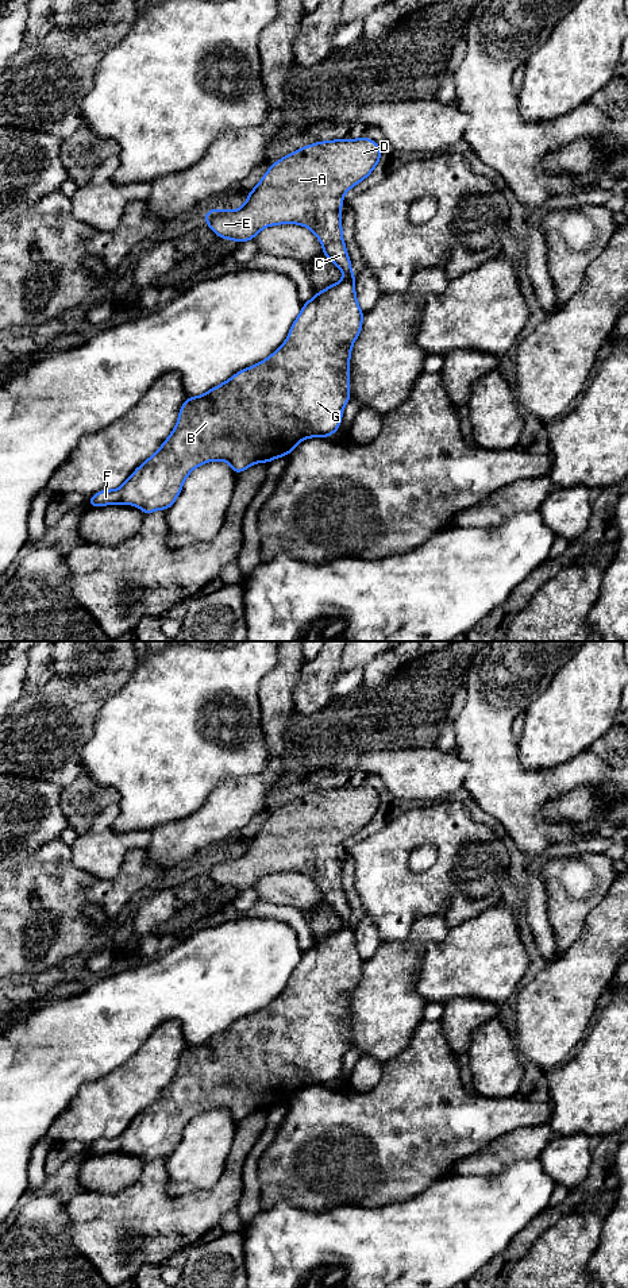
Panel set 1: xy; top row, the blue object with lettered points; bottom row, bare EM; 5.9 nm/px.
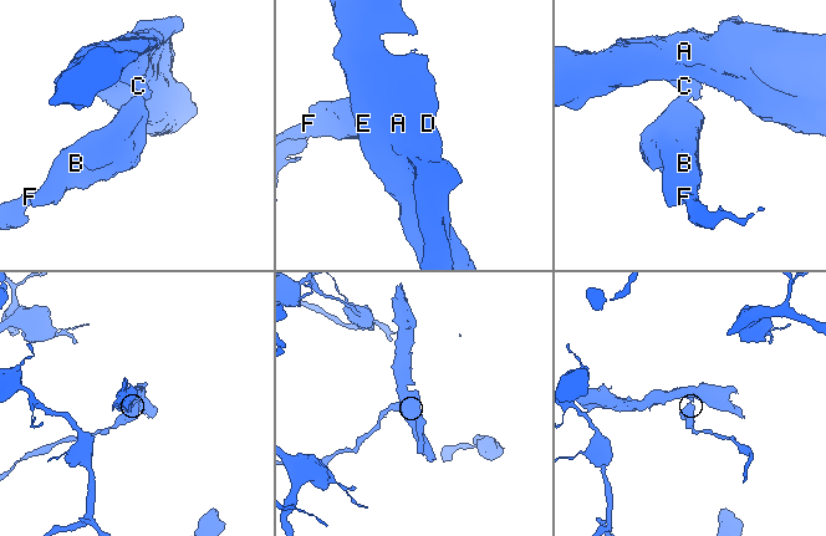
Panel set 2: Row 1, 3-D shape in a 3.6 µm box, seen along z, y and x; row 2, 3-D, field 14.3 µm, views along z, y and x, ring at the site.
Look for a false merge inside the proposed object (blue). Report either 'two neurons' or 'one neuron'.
two neurons

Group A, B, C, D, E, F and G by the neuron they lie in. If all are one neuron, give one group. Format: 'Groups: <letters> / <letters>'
Groups: A C D E / B F G

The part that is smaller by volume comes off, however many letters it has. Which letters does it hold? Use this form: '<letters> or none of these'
A, C, D, E

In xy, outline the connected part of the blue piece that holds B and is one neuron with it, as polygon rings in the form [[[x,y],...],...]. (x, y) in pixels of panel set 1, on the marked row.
[[[348,278],[334,284],[303,304],[285,343],[267,359],[238,371],[232,378],[199,397],[188,397],[177,425],[161,448],[143,462],[116,490],[101,490],[88,506],[138,505],[149,514],[167,510],[194,467],[209,460],[227,460],[235,474],[247,467],[289,455],[308,437],[328,437],[342,423],[350,394],[350,355],[362,331],[363,311]]]

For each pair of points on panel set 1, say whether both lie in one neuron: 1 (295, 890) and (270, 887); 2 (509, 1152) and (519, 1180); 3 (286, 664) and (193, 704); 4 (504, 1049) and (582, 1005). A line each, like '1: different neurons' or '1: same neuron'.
1: same neuron
2: different neurons
3: different neurons
4: different neurons

